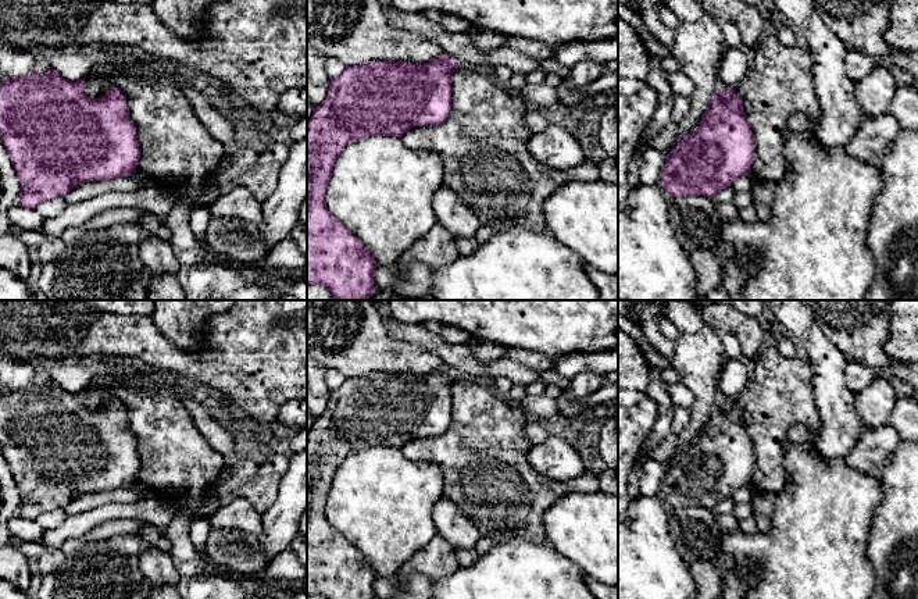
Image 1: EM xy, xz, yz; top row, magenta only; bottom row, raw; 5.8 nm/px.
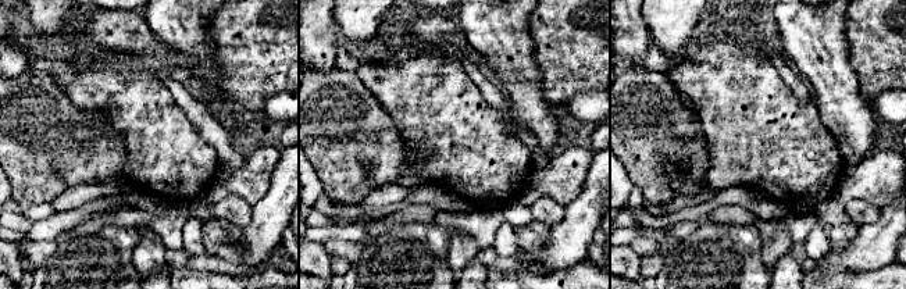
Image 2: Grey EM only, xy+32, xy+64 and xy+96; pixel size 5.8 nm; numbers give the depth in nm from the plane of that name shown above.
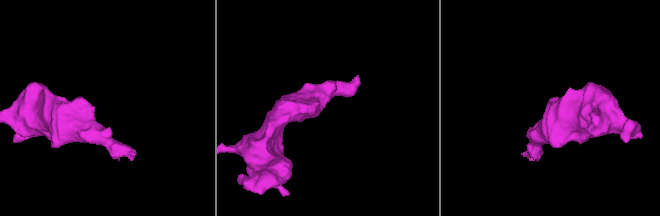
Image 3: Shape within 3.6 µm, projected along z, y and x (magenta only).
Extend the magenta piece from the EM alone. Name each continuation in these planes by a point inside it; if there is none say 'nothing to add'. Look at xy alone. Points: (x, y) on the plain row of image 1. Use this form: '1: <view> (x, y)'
nothing to add

